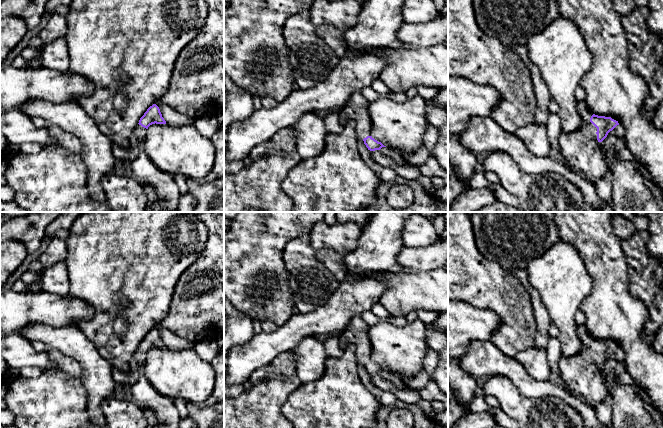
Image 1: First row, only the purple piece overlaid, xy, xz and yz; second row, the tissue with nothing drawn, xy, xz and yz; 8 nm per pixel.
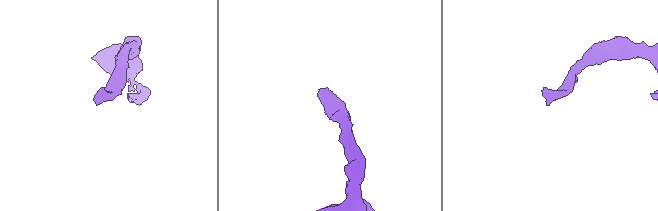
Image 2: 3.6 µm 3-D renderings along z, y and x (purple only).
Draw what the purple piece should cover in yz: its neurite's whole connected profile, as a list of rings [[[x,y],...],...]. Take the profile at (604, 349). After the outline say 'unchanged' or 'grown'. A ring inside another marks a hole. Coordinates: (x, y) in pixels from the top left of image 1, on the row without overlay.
[[[585,325],[578,326],[577,333],[584,346],[583,351],[568,358],[561,355],[558,367],[568,388],[595,408],[608,394],[596,375],[596,367],[602,366],[619,347],[611,341],[593,338]]] | grown

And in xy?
[[[156,328],[150,330],[140,342],[133,357],[138,361],[138,378],[127,389],[139,406],[150,409],[163,428],[178,428],[180,415],[172,399],[157,392],[144,375],[144,366],[147,361],[147,353],[152,348],[166,348],[159,331]]] | grown

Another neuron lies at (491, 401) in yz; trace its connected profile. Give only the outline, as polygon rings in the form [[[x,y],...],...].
[[[484,395],[484,399],[490,409],[494,410],[500,407],[499,401],[496,399],[496,397],[492,395]]]

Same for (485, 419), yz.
[[[488,409],[481,413],[471,413],[458,420],[453,428],[493,428],[497,426],[493,411]]]

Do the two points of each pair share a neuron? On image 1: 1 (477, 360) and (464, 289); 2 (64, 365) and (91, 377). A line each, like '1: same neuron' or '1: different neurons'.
1: different neurons
2: different neurons

